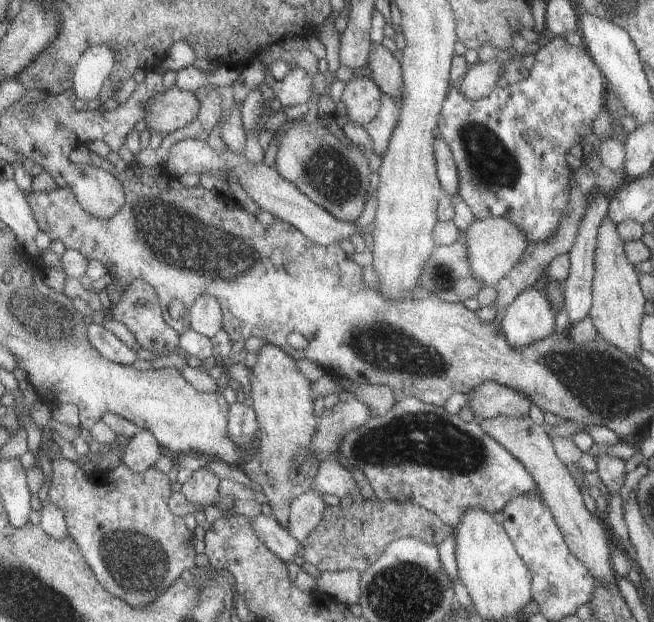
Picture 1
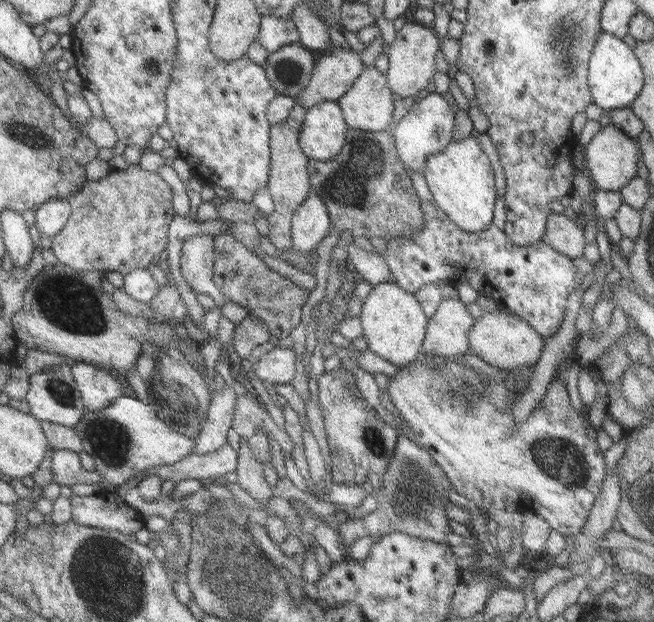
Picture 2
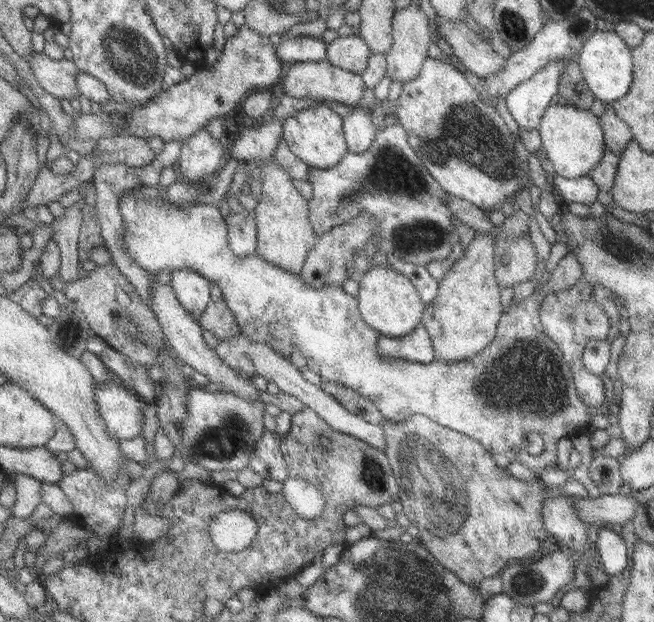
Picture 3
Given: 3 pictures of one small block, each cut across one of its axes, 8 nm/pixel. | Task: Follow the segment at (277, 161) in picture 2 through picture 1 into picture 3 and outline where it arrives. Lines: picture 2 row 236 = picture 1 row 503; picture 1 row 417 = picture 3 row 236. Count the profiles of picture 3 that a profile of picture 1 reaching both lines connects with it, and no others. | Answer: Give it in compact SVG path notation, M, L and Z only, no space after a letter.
M274 158L270 164L256 161L249 161L247 164L258 168L262 173L262 195L254 208L258 226L258 248L255 253L279 268L298 274L306 255L318 241L317 234L311 230L310 220L307 220L307 204L295 188L290 174L276 164Z

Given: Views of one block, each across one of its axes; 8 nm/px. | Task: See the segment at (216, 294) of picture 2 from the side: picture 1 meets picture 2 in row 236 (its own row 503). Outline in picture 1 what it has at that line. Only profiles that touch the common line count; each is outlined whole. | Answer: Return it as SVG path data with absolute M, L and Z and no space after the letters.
M201 467L182 486L182 494L199 509L211 507L219 495L219 476L211 473L208 468Z

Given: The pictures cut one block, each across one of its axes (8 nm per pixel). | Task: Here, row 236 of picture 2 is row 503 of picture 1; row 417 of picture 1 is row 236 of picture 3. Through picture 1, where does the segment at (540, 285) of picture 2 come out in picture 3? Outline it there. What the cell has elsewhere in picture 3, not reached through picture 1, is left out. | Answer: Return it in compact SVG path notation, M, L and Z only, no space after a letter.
M389 120L383 129L376 131L364 152L347 153L335 167L329 169L305 167L304 174L310 185L310 224L314 226L317 236L332 231L357 216L372 216L376 228L369 234L369 240L374 240L377 252L386 258L423 266L430 260L446 258L455 241L459 241L458 234L449 221L449 217L455 218L444 206L447 194L430 178L406 141L404 128L397 122Z

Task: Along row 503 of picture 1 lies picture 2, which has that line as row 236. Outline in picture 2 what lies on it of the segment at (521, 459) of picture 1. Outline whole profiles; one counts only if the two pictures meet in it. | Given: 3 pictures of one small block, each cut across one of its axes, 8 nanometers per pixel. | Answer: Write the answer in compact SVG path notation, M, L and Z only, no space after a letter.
M551 213L546 217L541 241L555 252L569 259L575 259L582 256L586 244L582 231L573 220L564 215Z

